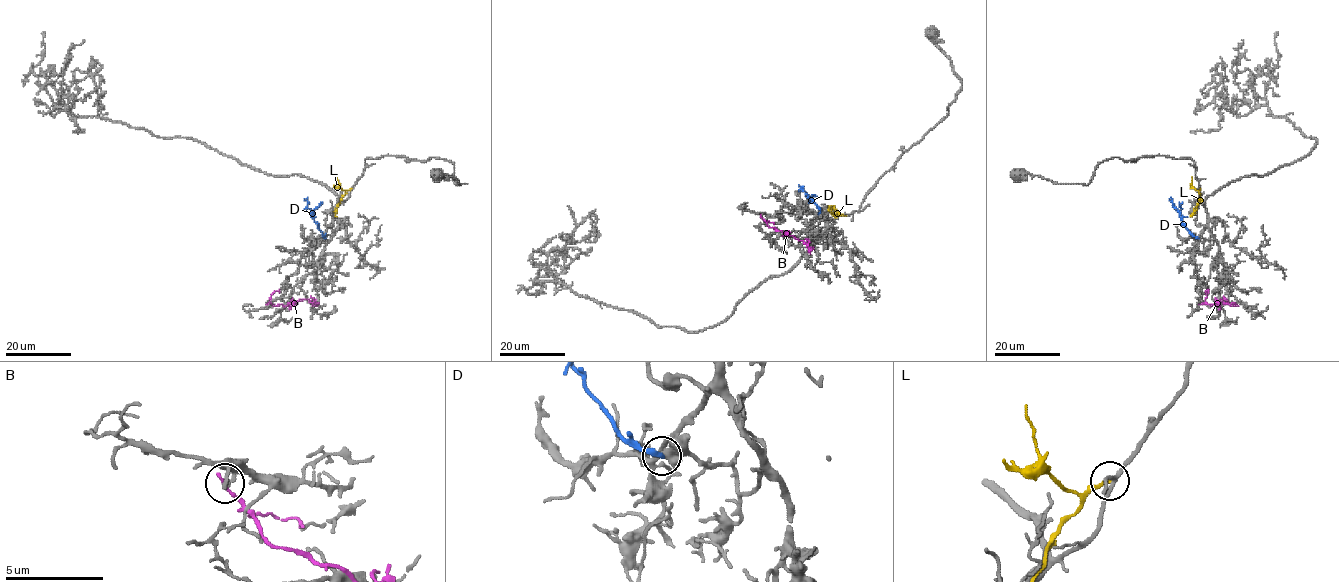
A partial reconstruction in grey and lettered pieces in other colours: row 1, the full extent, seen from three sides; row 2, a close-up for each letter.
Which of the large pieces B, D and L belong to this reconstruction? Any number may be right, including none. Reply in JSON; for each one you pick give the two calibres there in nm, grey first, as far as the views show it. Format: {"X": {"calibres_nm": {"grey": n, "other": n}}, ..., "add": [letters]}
{"D": {"calibres_nm": {"grey": 600, "other": 280}}, "add": ["D"]}

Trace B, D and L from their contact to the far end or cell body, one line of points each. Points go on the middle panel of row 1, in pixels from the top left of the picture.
B: (761, 216), (769, 227), (807, 243), (809, 241), (804, 238)
D: (818, 213), (819, 209), (798, 184)
L: (845, 216), (834, 215), (831, 206)

